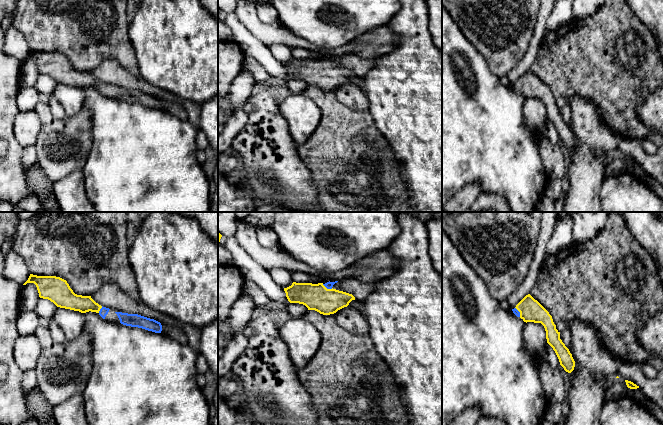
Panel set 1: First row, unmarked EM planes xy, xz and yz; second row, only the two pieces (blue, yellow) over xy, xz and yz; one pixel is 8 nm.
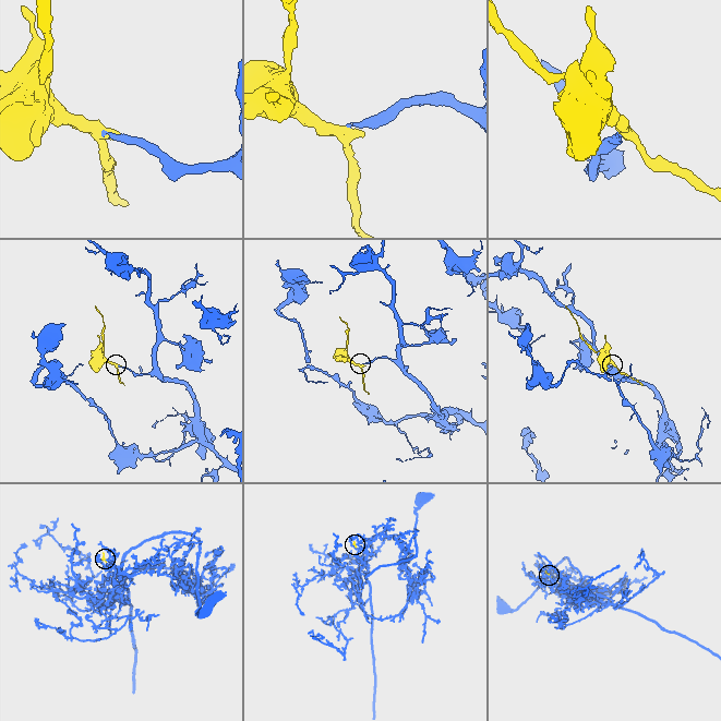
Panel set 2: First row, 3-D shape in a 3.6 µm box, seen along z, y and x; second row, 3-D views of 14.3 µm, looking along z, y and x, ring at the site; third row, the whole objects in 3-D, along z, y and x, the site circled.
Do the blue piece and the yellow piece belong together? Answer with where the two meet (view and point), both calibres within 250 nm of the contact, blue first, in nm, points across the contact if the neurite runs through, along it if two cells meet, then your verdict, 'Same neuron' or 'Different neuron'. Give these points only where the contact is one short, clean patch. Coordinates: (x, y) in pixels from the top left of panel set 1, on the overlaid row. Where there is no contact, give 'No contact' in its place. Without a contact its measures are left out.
Touches blue at xz (327, 288). Thickness 60 nm (blue) against 220 nm. Path across: xz (328, 285), (327, 288), (317, 297). Same neuron

